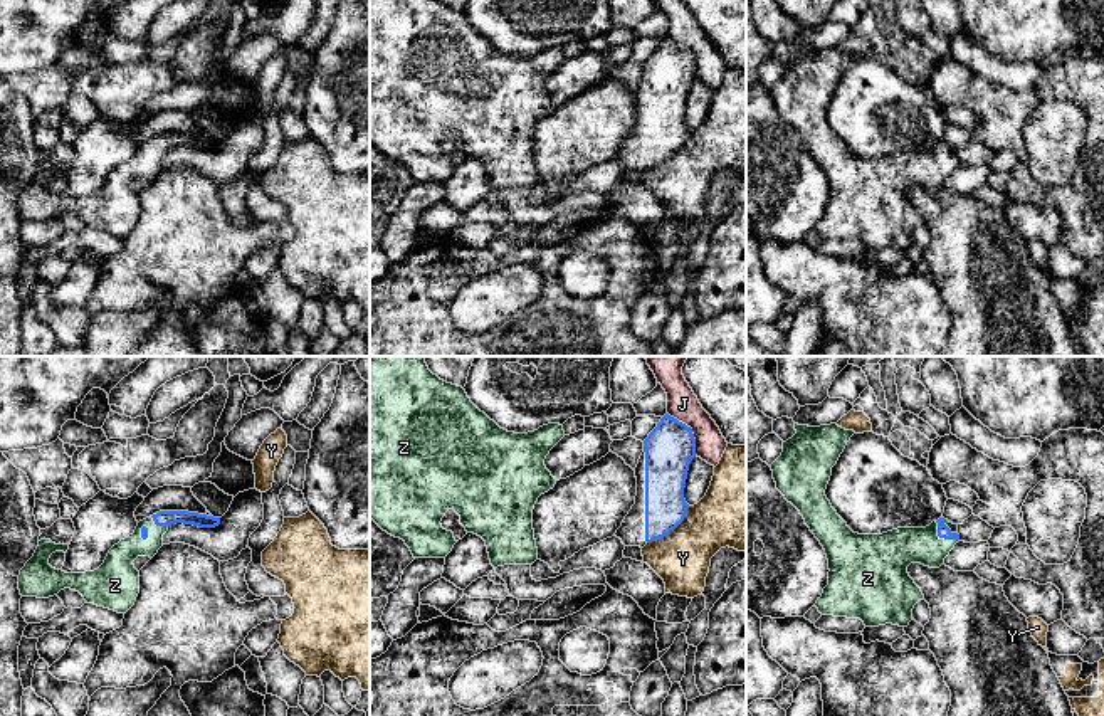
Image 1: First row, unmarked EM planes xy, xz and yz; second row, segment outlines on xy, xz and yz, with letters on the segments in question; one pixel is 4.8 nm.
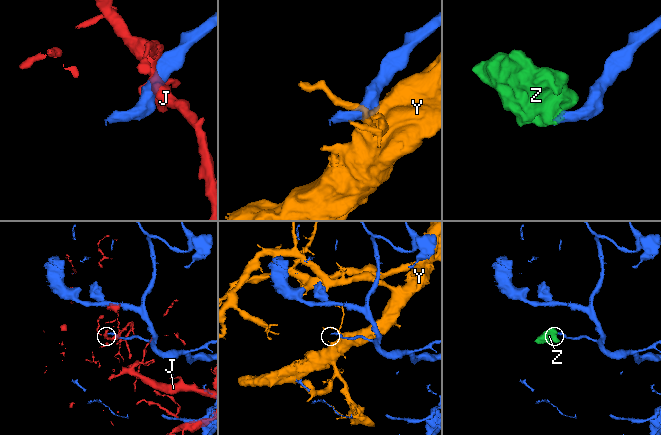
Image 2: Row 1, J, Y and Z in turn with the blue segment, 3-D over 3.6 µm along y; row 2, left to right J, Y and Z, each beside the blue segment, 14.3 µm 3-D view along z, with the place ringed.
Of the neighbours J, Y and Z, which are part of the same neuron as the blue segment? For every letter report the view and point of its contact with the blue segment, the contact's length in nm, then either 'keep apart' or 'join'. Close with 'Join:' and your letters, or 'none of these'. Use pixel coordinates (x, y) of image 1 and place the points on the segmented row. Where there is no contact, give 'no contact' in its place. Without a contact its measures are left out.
J: contact xz (691, 431); length 240 nm; keep apart
Y: contact xz (671, 530); length 280 nm; keep apart
Z: contact yz (941, 536); length 150 nm; join
Join: Z

